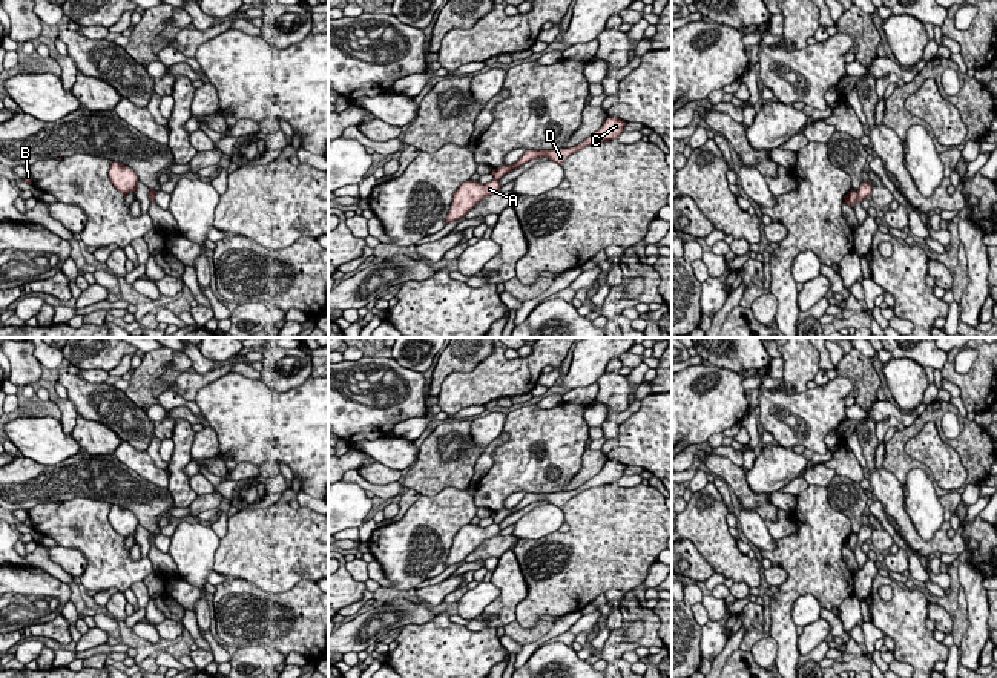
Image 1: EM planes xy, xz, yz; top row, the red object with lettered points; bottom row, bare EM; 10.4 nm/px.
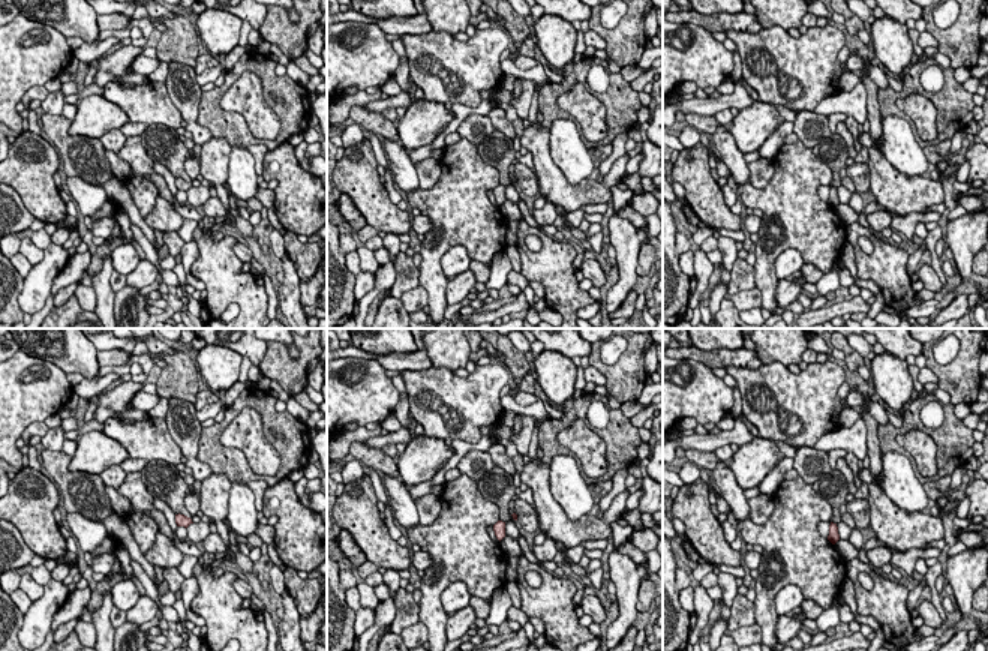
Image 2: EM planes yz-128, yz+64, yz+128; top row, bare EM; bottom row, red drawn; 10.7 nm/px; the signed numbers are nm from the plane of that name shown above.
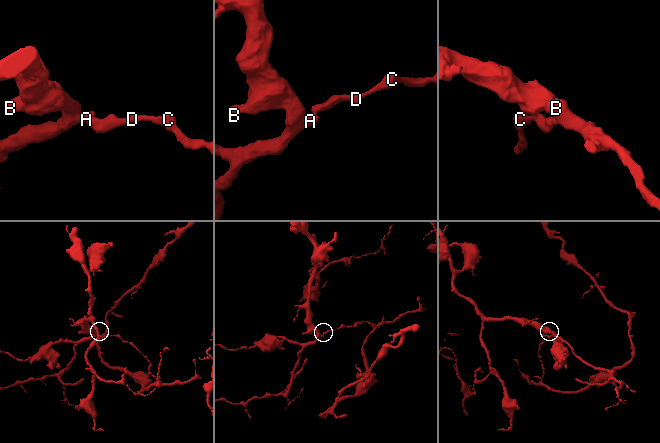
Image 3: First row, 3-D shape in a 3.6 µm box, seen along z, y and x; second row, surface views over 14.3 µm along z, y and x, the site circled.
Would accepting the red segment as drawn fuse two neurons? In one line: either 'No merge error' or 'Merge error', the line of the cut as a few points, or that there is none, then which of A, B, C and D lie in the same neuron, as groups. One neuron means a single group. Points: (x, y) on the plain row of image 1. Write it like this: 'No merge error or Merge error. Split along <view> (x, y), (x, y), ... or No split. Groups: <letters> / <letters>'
Merge error. Split along yz (856, 536), (858, 543). Groups: A B / C D

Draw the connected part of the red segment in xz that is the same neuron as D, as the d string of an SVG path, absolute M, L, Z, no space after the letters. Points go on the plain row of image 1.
M609 459L606 462L606 465L603 466L601 472L598 476L592 477L591 480L587 480L578 489L566 491L566 492L561 491L561 492L555 492L555 494L526 494L520 500L520 503L515 505L512 509L503 508L498 512L492 512L491 517L492 517L494 523L500 523L503 518L511 515L512 512L517 512L531 503L545 502L545 500L561 508L569 499L572 499L574 495L586 491L589 488L595 488L595 486L609 485L609 483L617 482L621 476L624 476L623 474L624 469L626 469L624 463Z

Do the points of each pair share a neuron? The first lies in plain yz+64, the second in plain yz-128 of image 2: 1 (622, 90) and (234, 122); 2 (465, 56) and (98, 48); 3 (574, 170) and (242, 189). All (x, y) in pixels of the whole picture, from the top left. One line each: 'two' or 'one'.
1: one
2: two
3: one

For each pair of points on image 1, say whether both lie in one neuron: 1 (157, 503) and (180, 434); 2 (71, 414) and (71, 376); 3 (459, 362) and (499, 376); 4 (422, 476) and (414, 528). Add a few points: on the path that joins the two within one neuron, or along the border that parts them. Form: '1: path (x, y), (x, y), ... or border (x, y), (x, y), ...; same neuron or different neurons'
1: border (167, 490), (175, 506); different neurons
2: border (68, 398), (78, 414); different neurons
3: border (491, 353), (471, 370), (453, 371), (442, 384); different neurons
4: border (457, 488), (444, 488), (436, 494), (422, 496); different neurons

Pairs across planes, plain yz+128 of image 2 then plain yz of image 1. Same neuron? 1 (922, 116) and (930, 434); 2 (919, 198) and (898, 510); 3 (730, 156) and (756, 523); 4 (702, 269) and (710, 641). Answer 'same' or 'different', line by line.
1: same
2: same
3: same
4: different

